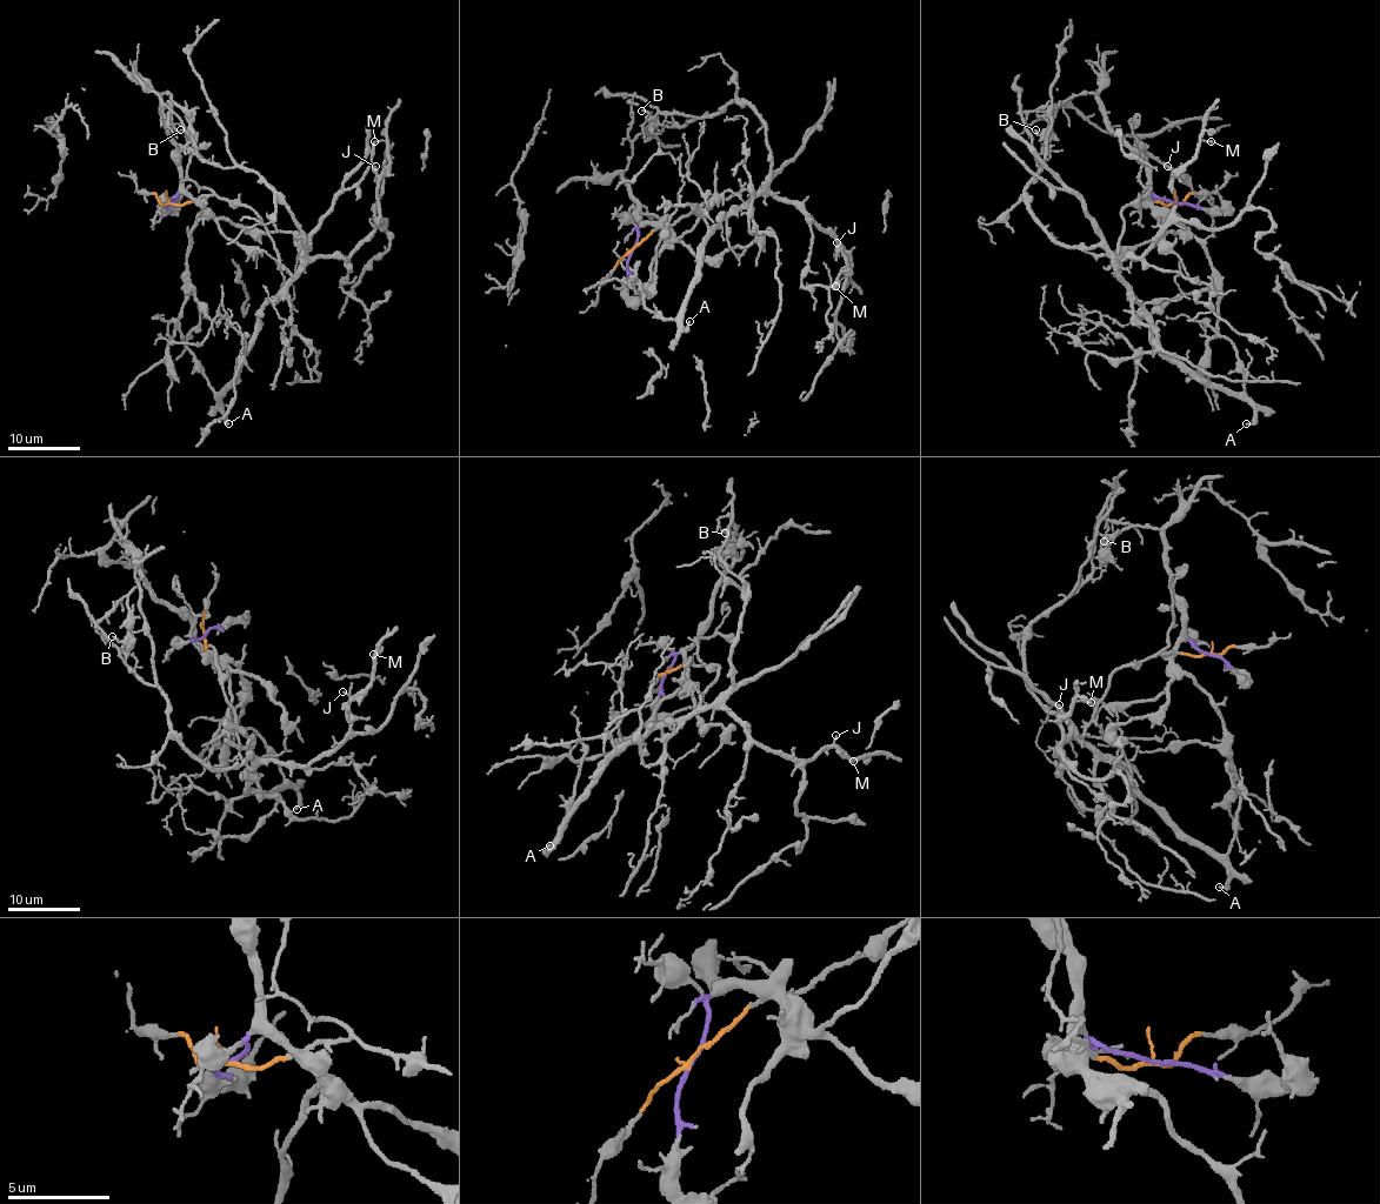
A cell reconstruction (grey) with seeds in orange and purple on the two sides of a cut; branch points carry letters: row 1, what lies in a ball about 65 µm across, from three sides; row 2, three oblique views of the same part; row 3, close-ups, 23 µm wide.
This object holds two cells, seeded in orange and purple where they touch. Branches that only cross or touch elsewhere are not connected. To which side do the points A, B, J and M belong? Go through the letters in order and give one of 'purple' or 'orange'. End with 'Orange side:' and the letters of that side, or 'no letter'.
A: orange
B: purple
J: orange
M: orange
Orange side: A, J, M

